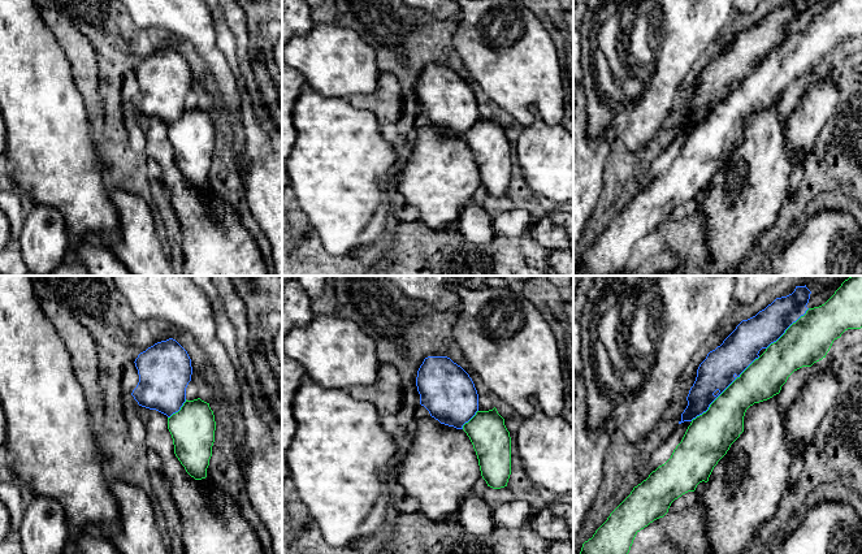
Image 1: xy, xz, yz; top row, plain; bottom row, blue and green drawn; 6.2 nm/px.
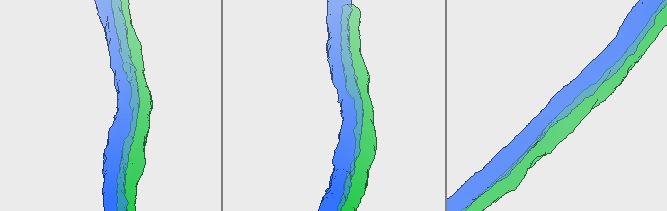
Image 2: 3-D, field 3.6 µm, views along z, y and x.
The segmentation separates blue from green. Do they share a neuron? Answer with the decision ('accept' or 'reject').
accept

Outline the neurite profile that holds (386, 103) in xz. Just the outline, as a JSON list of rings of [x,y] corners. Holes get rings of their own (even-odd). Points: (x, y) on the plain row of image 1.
[[[380,72],[378,88],[374,92],[355,94],[347,100],[360,109],[372,112],[380,126],[398,124],[404,109],[398,78],[384,72]]]

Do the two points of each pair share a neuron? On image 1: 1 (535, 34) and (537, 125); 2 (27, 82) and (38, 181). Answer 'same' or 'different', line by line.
1: different
2: same

